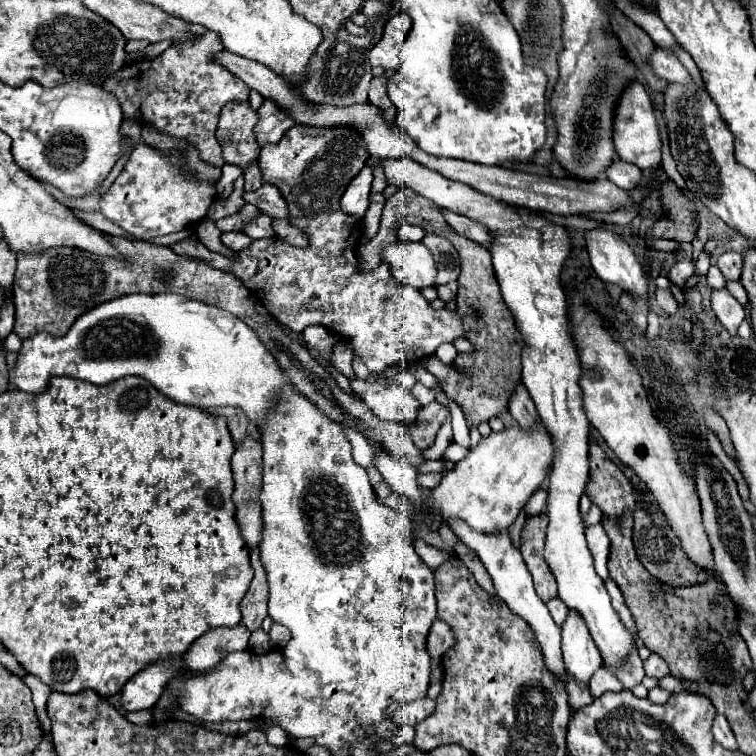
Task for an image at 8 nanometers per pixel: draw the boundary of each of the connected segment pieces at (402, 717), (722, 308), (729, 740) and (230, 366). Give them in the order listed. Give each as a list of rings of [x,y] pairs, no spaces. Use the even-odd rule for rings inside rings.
[[[429,696],[421,698],[421,700],[415,700],[407,706],[403,706],[397,714],[395,714],[395,722],[397,724],[409,724],[409,726],[415,726],[419,724],[421,720],[425,720],[429,714],[433,714],[435,710],[435,700],[431,700]]]
[[[727,288],[713,290],[713,294],[711,294],[711,308],[713,308],[717,320],[729,330],[729,334],[735,336],[739,324],[741,324],[743,318],[745,318],[745,310],[743,310],[743,306],[729,294]]]
[[[717,714],[715,722],[713,722],[713,736],[717,738],[717,742],[727,748],[727,750],[737,750],[737,740],[729,728],[729,722],[725,722],[725,716]]]
[[[177,294],[121,296],[81,314],[65,336],[53,338],[51,334],[35,334],[23,342],[17,366],[9,376],[19,390],[29,394],[45,392],[53,376],[71,376],[97,386],[125,376],[141,376],[161,394],[179,404],[189,404],[203,410],[213,406],[241,406],[249,416],[249,434],[255,440],[259,440],[259,422],[265,418],[267,410],[277,404],[281,388],[291,384],[281,366],[277,366],[273,354],[243,320],[223,308],[181,298]]]

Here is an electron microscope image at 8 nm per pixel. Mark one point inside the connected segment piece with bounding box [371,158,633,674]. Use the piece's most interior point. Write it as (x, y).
(528, 251)

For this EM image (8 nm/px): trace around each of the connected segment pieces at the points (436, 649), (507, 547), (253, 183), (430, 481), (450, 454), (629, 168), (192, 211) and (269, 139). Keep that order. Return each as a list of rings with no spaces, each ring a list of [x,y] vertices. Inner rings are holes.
[[[435,620],[429,636],[427,636],[427,652],[429,656],[443,656],[449,646],[453,646],[453,632],[449,630],[449,626],[441,620]]]
[[[451,522],[451,530],[471,548],[477,552],[479,560],[483,560],[483,566],[487,568],[487,572],[491,574],[493,578],[493,584],[495,584],[495,590],[497,590],[497,596],[509,606],[509,610],[513,610],[513,614],[517,614],[519,618],[523,618],[529,628],[533,630],[539,646],[541,646],[541,652],[543,652],[543,660],[545,660],[545,666],[547,670],[563,682],[565,690],[567,690],[567,696],[569,696],[569,710],[571,714],[577,712],[579,708],[583,706],[589,706],[593,702],[593,696],[589,694],[589,686],[585,682],[579,682],[577,678],[573,678],[567,670],[565,670],[565,664],[563,664],[563,654],[561,654],[561,628],[553,622],[547,606],[541,602],[541,598],[535,594],[535,588],[533,588],[533,580],[531,580],[531,574],[519,554],[519,550],[515,550],[511,546],[511,540],[509,540],[509,534],[507,530],[503,530],[503,534],[477,534],[475,530],[469,530],[469,526],[465,526],[465,522]]]
[[[257,164],[247,166],[247,168],[243,170],[243,178],[245,178],[245,190],[257,190],[257,188],[263,184]]]
[[[430,472],[418,474],[417,481],[423,489],[431,490],[439,484],[443,478],[443,473]]]
[[[451,442],[451,444],[449,444],[449,448],[447,448],[447,452],[445,452],[445,458],[453,460],[453,462],[459,462],[459,460],[461,460],[461,458],[465,458],[467,454],[469,454],[469,448],[463,448],[463,446],[459,446],[459,444]]]
[[[615,160],[611,166],[607,166],[605,174],[613,184],[617,184],[623,190],[633,190],[635,186],[639,186],[641,176],[643,176],[637,166],[629,162],[621,162],[621,160]]]
[[[139,142],[129,154],[125,170],[101,198],[101,212],[105,218],[115,222],[134,238],[145,241],[179,232],[205,218],[211,202],[215,200],[215,184],[191,178],[185,174],[179,162],[181,156],[177,152],[159,152]]]
[[[263,102],[263,106],[257,110],[259,114],[259,122],[255,124],[255,138],[259,142],[259,146],[265,144],[277,144],[281,140],[281,136],[293,128],[293,122],[289,122],[289,118],[285,118],[285,114],[281,114],[277,110],[277,106],[273,106],[273,102]]]

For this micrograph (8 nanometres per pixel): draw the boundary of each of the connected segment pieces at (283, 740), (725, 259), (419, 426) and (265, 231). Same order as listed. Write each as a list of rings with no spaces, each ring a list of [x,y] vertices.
[[[269,726],[267,728],[267,742],[273,744],[275,748],[281,748],[281,746],[287,746],[289,744],[289,738],[285,734],[285,730],[281,730],[281,726]]]
[[[725,252],[725,254],[719,256],[717,266],[719,266],[719,270],[723,272],[723,276],[727,280],[739,280],[739,276],[741,276],[741,262],[743,262],[741,254]]]
[[[431,402],[427,406],[423,406],[417,414],[417,422],[413,426],[407,426],[407,432],[413,438],[413,444],[419,450],[425,450],[433,444],[435,434],[441,426],[441,422],[449,416],[449,410],[437,402]]]
[[[259,214],[257,218],[253,218],[251,222],[243,224],[241,228],[243,234],[247,234],[249,238],[257,240],[257,238],[265,238],[265,236],[273,236],[273,228],[271,228],[271,218],[265,216],[265,214]]]

